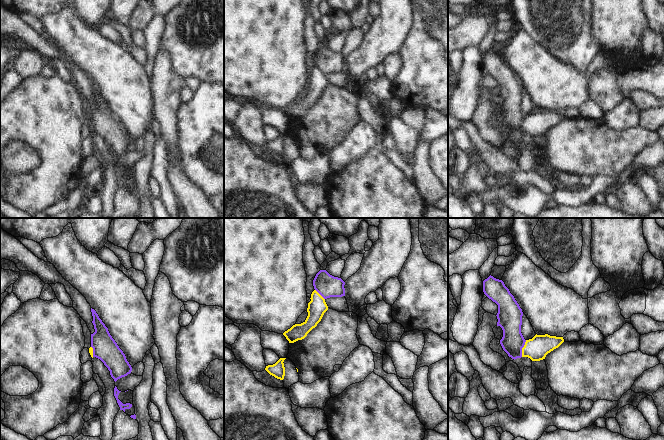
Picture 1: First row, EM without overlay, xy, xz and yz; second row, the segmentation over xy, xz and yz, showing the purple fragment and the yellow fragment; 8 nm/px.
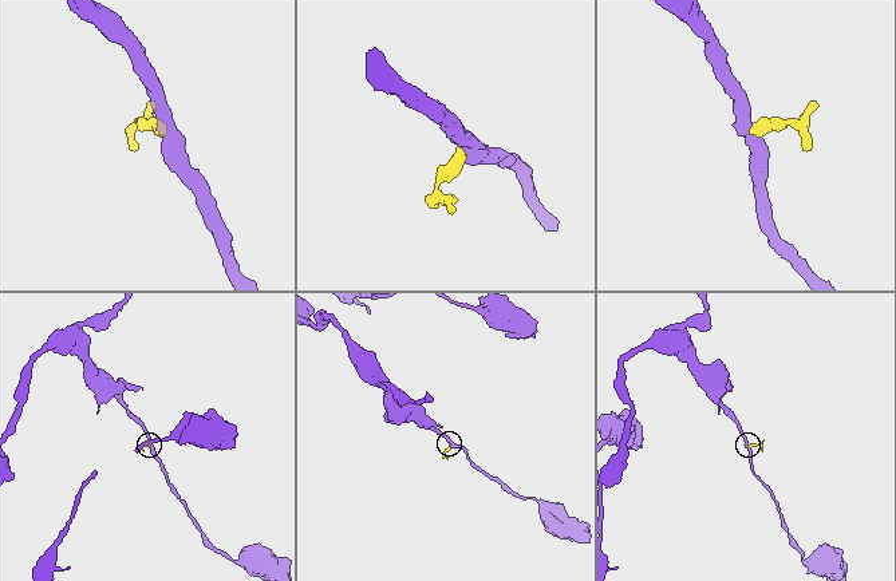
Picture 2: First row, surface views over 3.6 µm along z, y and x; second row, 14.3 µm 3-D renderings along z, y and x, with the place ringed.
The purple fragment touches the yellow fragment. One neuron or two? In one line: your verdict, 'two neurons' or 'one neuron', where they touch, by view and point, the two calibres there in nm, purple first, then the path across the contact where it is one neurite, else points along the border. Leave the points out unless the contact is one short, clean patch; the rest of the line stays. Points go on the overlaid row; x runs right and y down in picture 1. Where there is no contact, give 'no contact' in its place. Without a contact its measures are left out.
two neurons; contact yz (522, 347); calibres 190 and 180 nm; border yz (526, 340), (521, 356)

